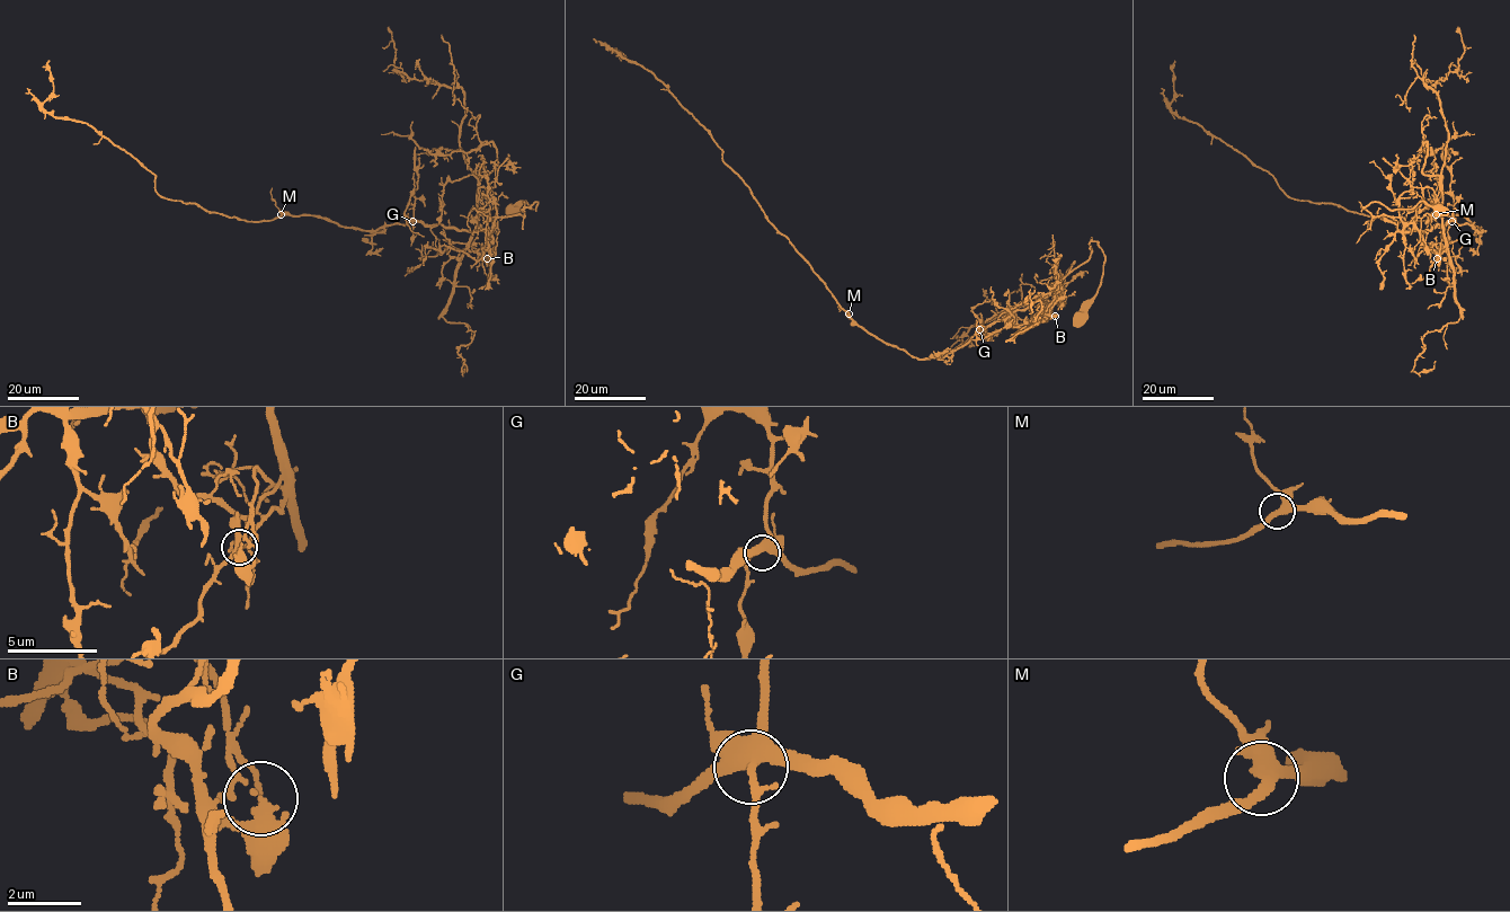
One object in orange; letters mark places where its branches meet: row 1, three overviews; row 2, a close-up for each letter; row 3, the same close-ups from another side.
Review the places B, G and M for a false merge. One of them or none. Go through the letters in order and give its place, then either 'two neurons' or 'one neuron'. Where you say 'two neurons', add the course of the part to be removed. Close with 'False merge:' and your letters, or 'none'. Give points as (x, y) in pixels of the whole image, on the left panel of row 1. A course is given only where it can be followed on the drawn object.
B: place (487, 258); two neurons; course (487, 258), (469, 246), (478, 177), (460, 145), (464, 91), (410, 79), (396, 68), (394, 43), (382, 47)
G: place (412, 221); one neuron
M: place (281, 214); one neuron
False merge: B

